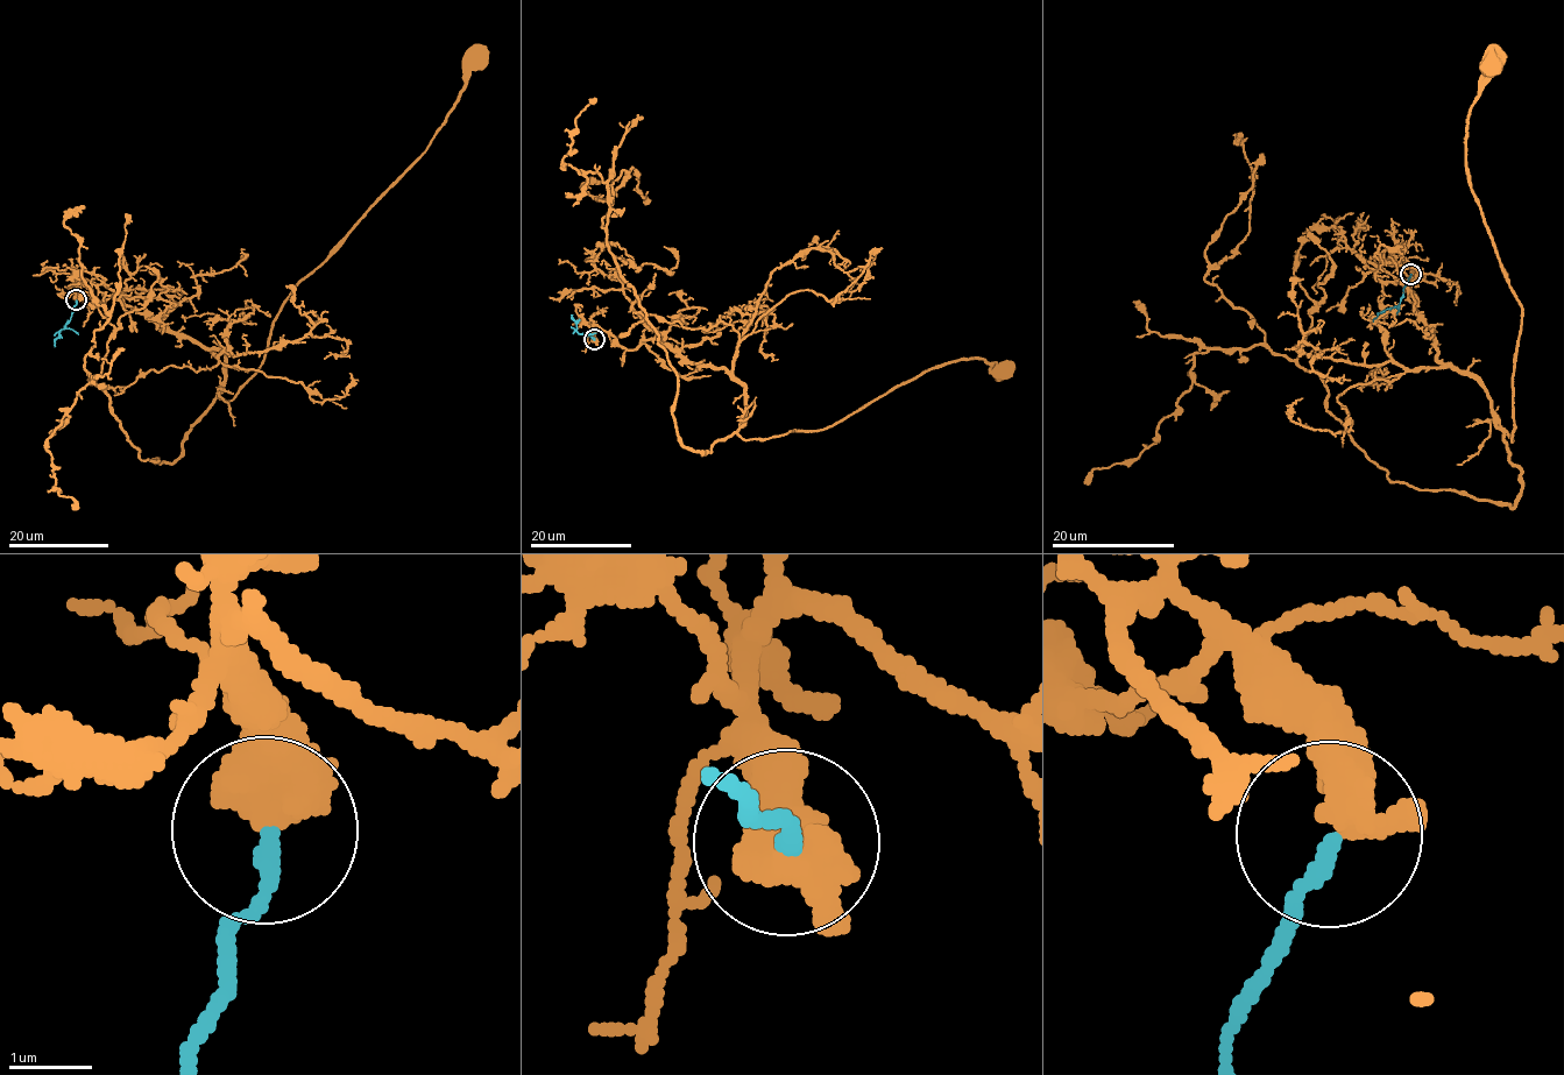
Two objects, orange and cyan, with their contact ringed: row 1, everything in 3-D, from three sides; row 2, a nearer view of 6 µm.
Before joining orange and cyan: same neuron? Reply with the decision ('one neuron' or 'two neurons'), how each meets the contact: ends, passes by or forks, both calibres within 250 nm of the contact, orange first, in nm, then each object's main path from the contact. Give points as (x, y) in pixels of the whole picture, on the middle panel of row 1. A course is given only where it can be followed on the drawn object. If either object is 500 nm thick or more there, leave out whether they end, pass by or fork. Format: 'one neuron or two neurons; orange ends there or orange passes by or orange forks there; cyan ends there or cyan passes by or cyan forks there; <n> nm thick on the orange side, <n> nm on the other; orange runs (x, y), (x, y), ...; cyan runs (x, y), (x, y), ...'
one neuron; orange passes by; cyan ends there; 480 nm thick on the orange side, 190 nm on the other; orange runs (594, 340), (594, 325), (726, 368), (744, 439), (828, 428), (950, 362), (1002, 370); cyan runs (594, 339), (579, 333), (571, 316)

